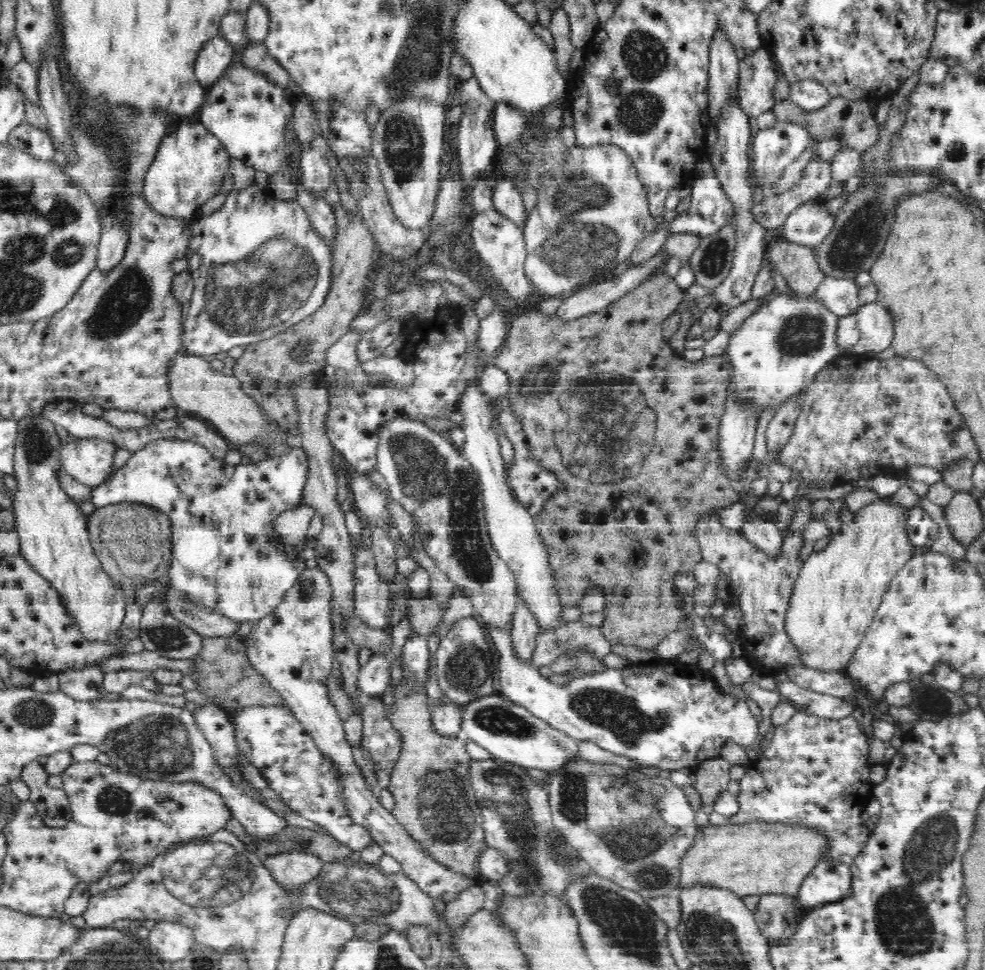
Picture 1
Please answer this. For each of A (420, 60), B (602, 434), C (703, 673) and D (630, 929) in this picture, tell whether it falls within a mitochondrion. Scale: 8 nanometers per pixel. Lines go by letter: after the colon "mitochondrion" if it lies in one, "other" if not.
A: mitochondrion
B: mitochondrion
C: other
D: mitochondrion

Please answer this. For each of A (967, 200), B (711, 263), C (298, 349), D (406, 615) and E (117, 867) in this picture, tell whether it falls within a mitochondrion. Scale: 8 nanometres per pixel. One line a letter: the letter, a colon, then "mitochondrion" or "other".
A: other
B: mitochondrion
C: mitochondrion
D: other
E: other

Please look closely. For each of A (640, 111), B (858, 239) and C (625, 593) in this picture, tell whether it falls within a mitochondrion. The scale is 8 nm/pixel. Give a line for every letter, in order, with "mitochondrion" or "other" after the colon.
A: mitochondrion
B: mitochondrion
C: other

